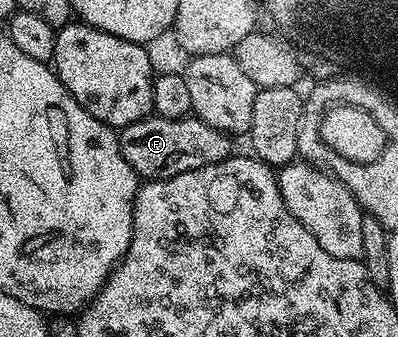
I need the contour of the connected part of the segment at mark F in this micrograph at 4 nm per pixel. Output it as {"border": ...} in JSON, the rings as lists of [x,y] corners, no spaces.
{"border":[[[150,114],[139,122],[131,122],[120,129],[123,158],[146,181],[170,180],[175,174],[187,174],[187,170],[199,170],[215,162],[223,162],[234,155],[234,137],[190,114],[183,118],[163,118]]]}

